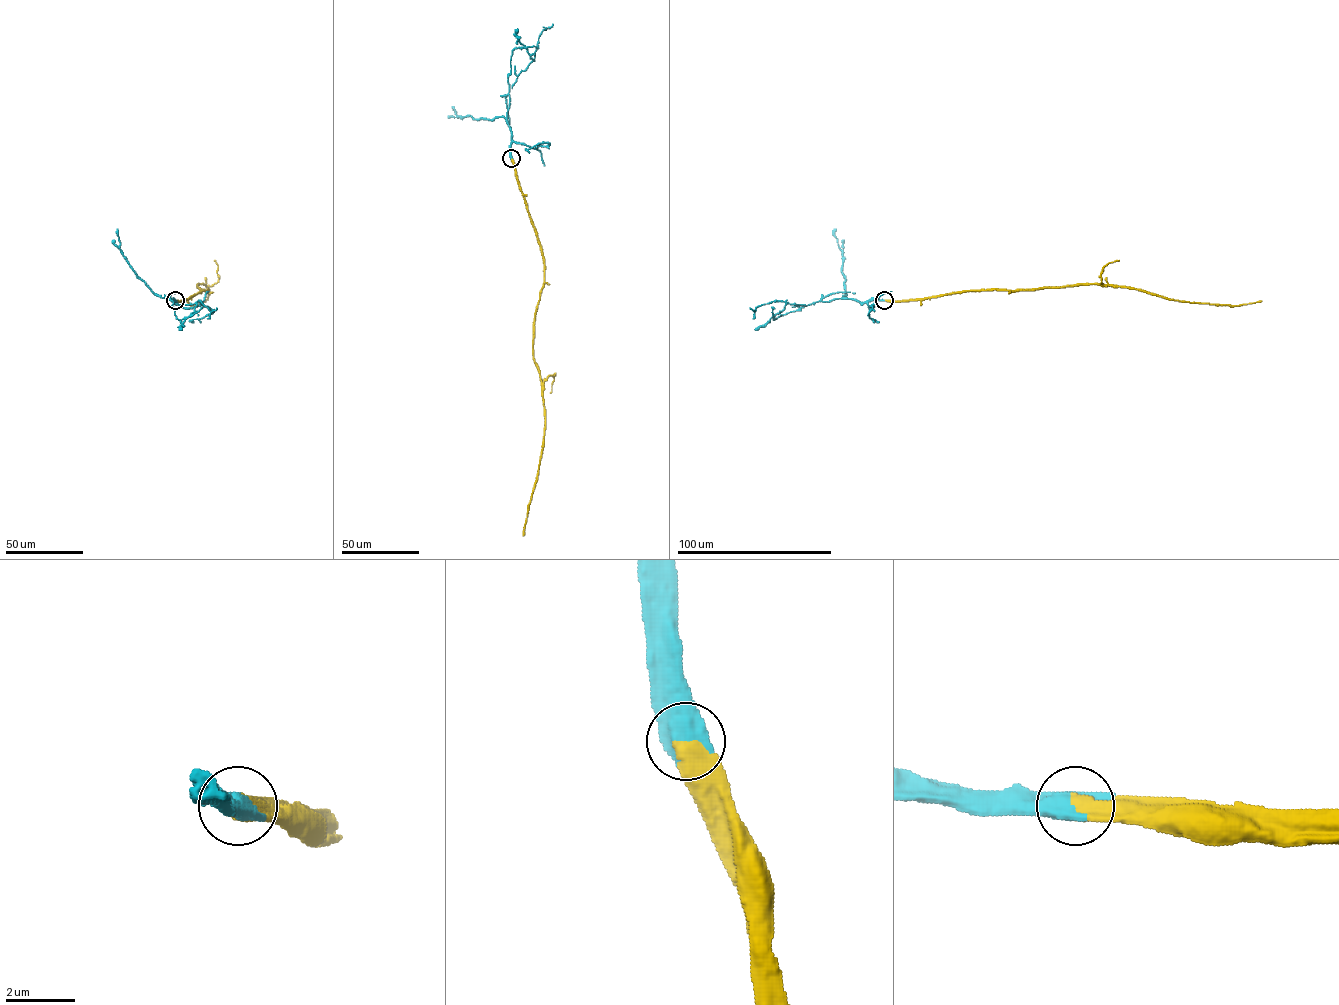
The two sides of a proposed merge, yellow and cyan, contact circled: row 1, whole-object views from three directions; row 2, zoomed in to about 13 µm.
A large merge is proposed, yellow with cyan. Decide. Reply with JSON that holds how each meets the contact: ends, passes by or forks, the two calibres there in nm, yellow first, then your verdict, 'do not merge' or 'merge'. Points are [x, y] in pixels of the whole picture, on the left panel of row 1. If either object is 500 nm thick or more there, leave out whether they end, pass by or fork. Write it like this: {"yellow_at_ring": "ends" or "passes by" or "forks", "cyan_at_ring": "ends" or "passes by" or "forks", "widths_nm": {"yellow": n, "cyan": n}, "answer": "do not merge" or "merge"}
{"widths_nm": {"yellow": 650, "cyan": 550}, "answer": "merge"}

